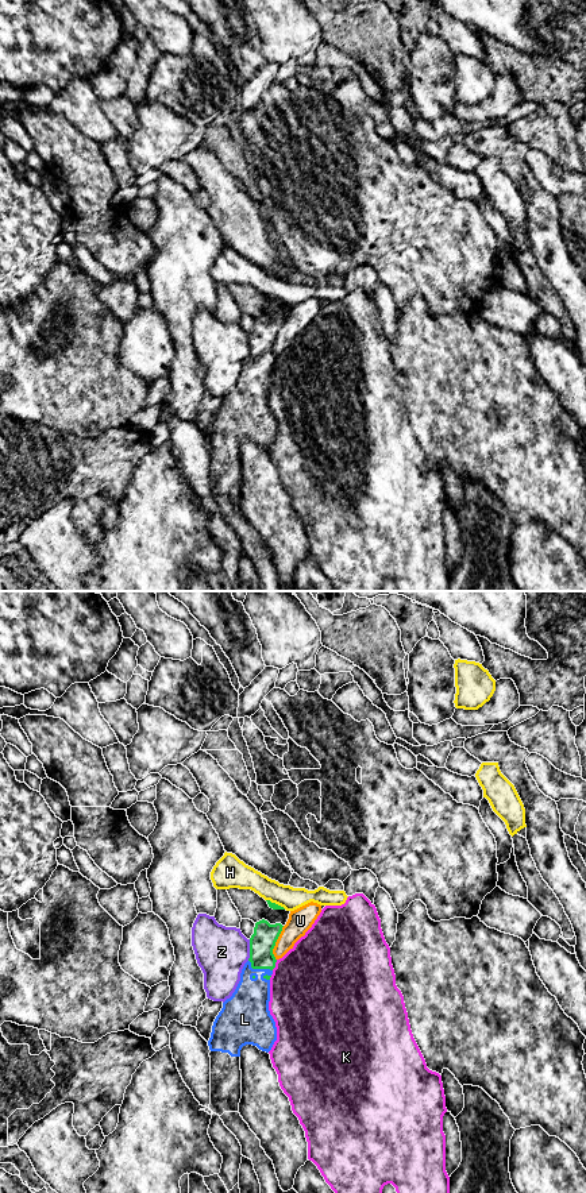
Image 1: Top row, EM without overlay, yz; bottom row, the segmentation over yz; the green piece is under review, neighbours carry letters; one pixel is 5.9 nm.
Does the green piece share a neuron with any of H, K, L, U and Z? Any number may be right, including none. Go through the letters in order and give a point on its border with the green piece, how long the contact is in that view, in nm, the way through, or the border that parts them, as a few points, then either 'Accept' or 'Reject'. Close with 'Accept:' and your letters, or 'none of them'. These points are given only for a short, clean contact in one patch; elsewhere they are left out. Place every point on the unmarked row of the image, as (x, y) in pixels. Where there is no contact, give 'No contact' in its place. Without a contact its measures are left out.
H: Touches green at yz (274, 298). Shared border 130 nm. Boundary: yz (266, 294), (285, 304). Reject
K: Touches green at yz (274, 361). Shared border 70 nm. Boundary: yz (277, 355), (272, 365). Reject
L: Touches green at yz (258, 363). Shared border 160 nm. Path across: yz (262, 338), (258, 363), (247, 404). Accept
U: Touches green at yz (274, 339). Shared border 220 nm. Reject
Z: Touches green at yz (250, 346). Shared border 130 nm. Boundary: yz (250, 335), (250, 352), (247, 355). Reject
Accept: L

